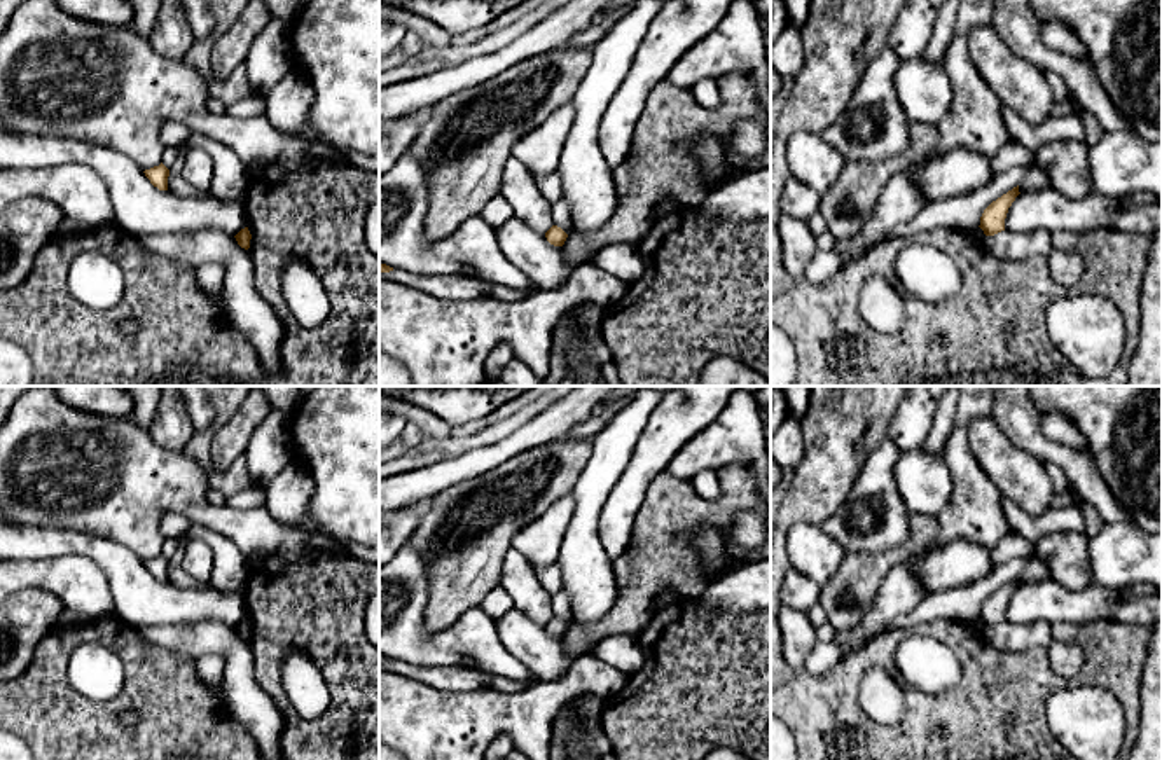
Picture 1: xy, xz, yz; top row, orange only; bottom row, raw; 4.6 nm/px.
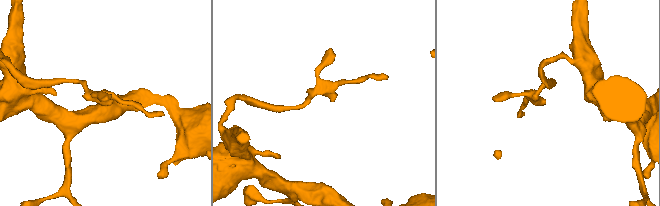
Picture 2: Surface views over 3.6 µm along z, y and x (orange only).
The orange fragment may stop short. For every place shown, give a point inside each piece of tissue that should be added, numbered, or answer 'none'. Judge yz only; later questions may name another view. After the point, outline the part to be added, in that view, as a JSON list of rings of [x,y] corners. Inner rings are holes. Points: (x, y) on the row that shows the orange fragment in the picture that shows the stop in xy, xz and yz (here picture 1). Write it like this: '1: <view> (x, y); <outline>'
none

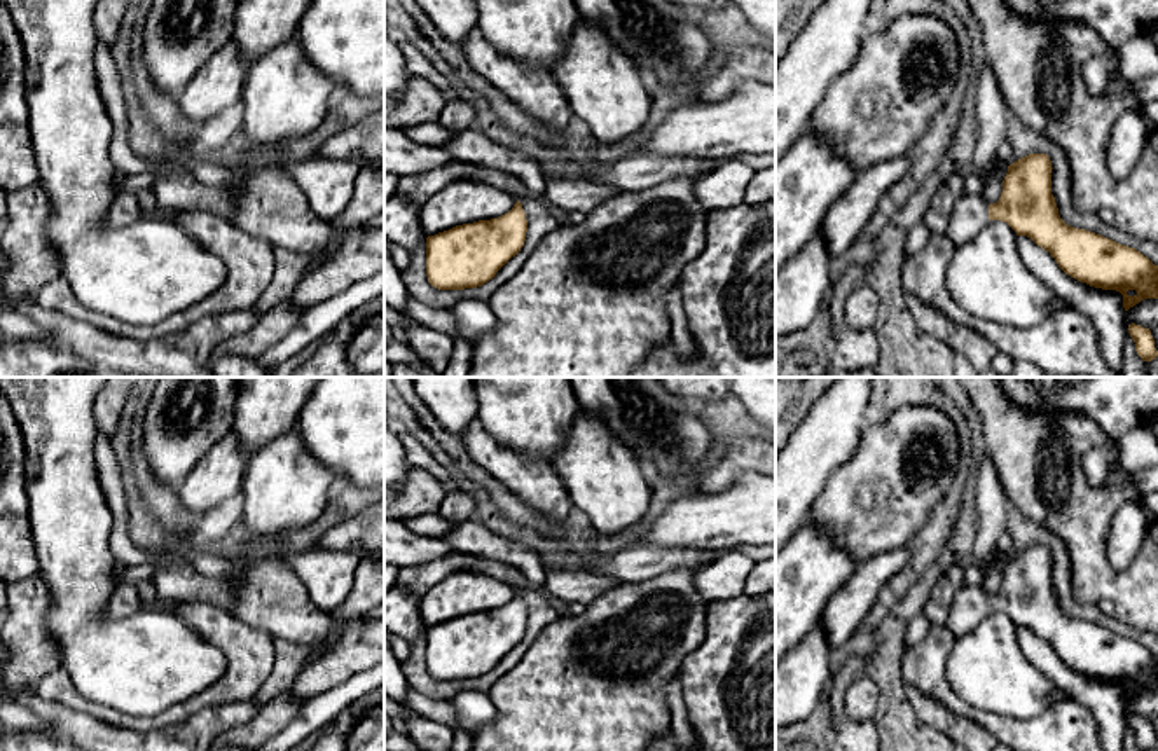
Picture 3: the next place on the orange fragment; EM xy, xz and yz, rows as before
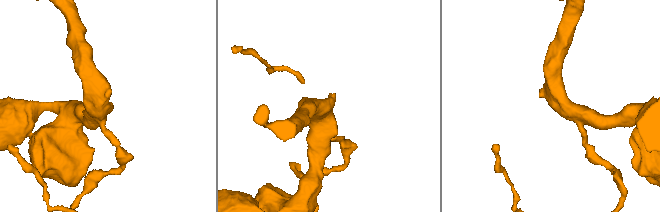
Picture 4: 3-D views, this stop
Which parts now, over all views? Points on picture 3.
1: yz (970, 213); [[[962,194],[954,203],[945,234],[959,246],[971,241],[989,222],[989,203],[980,194]]]

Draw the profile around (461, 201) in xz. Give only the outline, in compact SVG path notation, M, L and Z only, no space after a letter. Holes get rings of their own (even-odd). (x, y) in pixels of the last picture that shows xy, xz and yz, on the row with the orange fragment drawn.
M454 180L421 204L419 224L428 238L456 225L498 218L514 204L514 196L486 182Z

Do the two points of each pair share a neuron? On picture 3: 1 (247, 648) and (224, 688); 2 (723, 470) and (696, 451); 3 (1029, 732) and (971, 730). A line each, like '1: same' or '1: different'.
1: same
2: different
3: different

